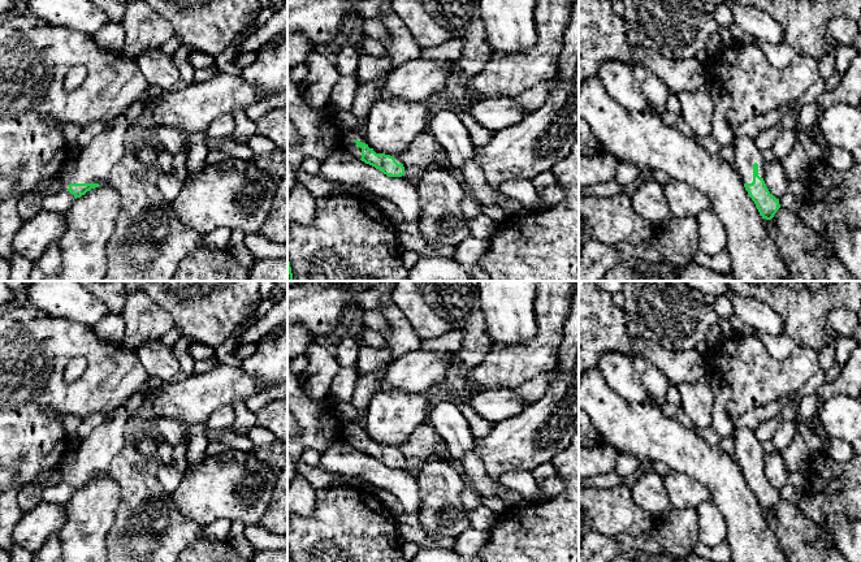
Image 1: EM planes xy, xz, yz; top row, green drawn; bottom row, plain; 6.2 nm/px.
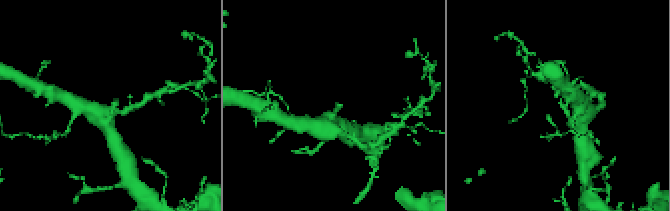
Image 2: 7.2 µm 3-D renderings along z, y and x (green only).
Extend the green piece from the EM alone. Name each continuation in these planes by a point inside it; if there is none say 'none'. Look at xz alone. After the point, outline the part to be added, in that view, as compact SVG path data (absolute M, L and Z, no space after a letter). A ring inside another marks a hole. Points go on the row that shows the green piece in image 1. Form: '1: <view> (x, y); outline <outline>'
1: xz (350, 135); outline M347 130L343 133L343 148L349 151L352 156L356 159L362 159L362 148L356 146L356 140L360 140L362 143L365 143L368 147L364 134L356 133L354 130ZM369 147L371 148L371 147Z

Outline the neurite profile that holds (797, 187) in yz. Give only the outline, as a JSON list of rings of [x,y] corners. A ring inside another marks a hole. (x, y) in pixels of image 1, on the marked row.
[[[800,180],[789,181],[788,193],[799,198],[805,198],[809,194],[808,183]]]

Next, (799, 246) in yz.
[[[780,207],[771,220],[762,220],[787,268],[789,281],[858,281],[836,255],[825,254],[819,235],[805,226],[796,212]]]

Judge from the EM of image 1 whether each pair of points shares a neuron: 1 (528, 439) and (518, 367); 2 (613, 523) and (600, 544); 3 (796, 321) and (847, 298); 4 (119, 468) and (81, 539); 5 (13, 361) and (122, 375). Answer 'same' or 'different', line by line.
1: different
2: different
3: same
4: different
5: same

